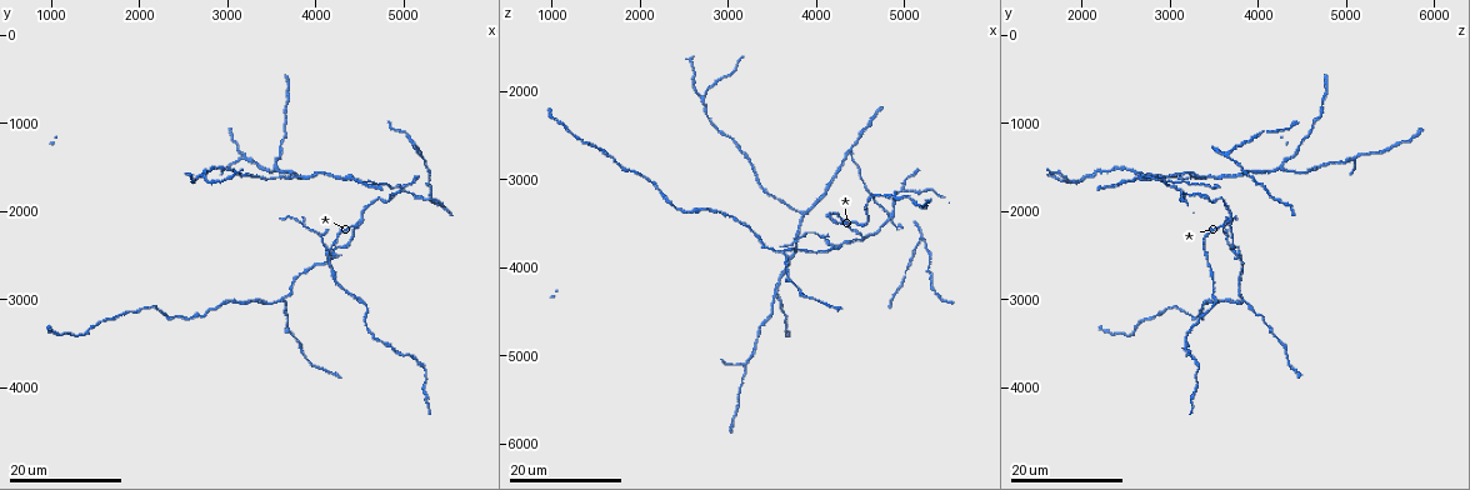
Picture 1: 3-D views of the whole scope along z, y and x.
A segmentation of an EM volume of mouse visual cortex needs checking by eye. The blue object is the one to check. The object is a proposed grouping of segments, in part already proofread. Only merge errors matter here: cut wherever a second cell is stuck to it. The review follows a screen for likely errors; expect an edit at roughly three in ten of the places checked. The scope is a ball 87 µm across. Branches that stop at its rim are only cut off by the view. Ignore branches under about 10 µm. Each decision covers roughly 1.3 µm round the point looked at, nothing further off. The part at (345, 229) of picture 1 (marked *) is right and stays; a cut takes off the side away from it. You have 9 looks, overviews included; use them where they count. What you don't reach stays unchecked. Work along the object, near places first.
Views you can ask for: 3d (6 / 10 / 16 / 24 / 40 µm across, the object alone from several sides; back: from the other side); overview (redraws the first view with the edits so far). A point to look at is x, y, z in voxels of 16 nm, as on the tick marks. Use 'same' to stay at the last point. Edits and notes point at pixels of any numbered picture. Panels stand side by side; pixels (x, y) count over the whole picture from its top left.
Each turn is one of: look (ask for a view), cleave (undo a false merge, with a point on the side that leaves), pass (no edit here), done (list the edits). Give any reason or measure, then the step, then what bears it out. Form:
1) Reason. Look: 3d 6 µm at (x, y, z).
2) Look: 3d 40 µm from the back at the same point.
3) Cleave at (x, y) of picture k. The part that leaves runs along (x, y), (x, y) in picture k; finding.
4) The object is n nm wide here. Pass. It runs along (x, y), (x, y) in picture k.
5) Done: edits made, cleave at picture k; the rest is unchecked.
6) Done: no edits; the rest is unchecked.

Small branch off a trunk. Look: 3d 16 µm at (4500, 2100, 3700).

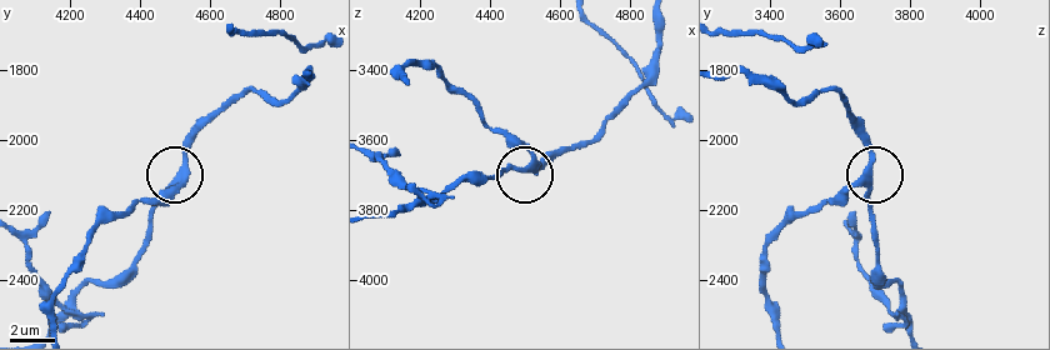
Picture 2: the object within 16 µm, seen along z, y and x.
Closer look. Look: 3d 6 µm at (4490, 2120, 3690).

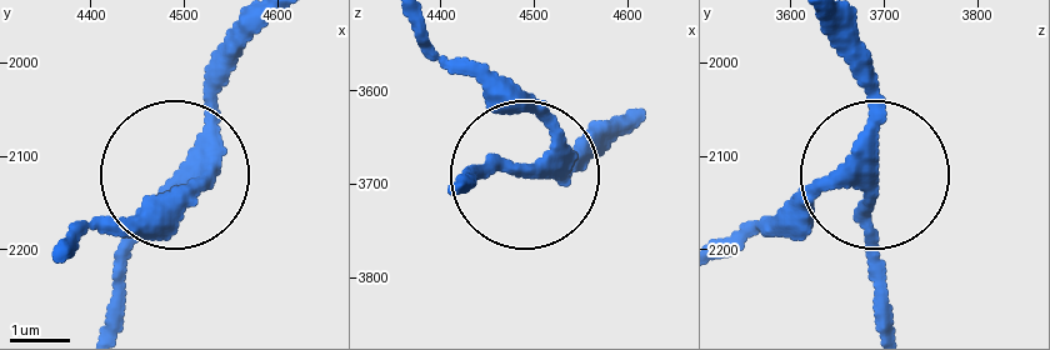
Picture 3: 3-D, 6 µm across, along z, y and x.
Look: 3d 6 µm from the back at (4495, 2120, 3685).

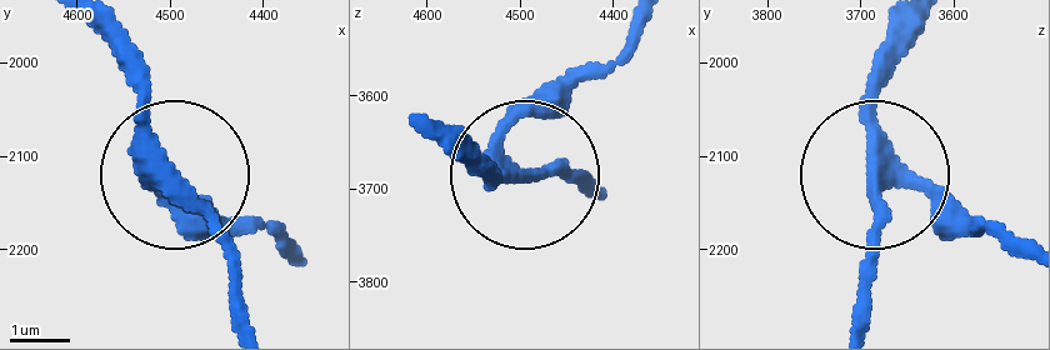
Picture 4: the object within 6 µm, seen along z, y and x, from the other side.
The object is 290 nm wide here. Pass. Continuous, no second cell.

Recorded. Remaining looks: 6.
Three-way junction. Look: 3d 16 µm at (3500, 1450, 4250).

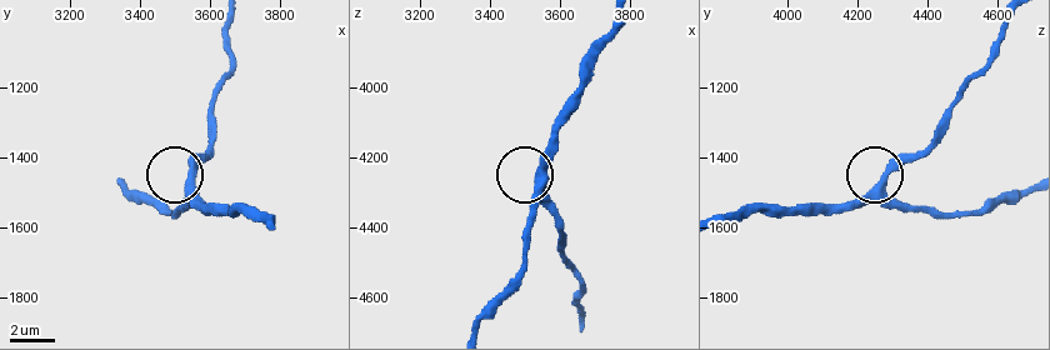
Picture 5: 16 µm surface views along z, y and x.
Look: 3d 6 µm at (3540, 1490, 4270).

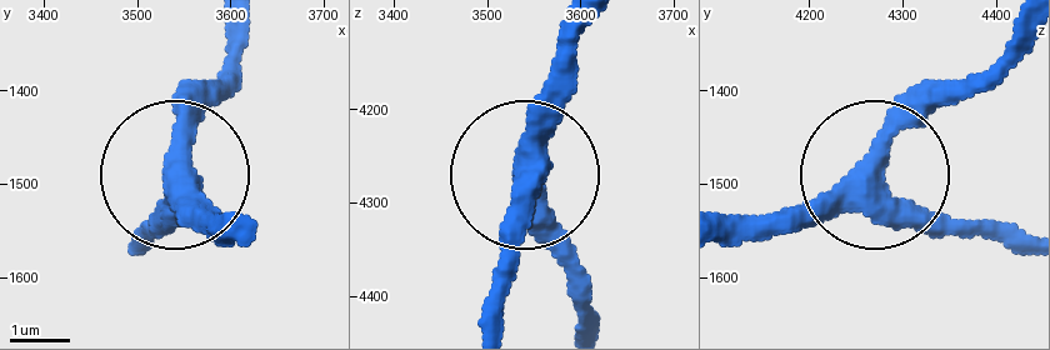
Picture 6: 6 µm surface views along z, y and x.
Pass. Continuous, no second cell.

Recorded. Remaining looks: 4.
Arms part here. Look: 3d 16 µm at (3200, 1400, 5150).

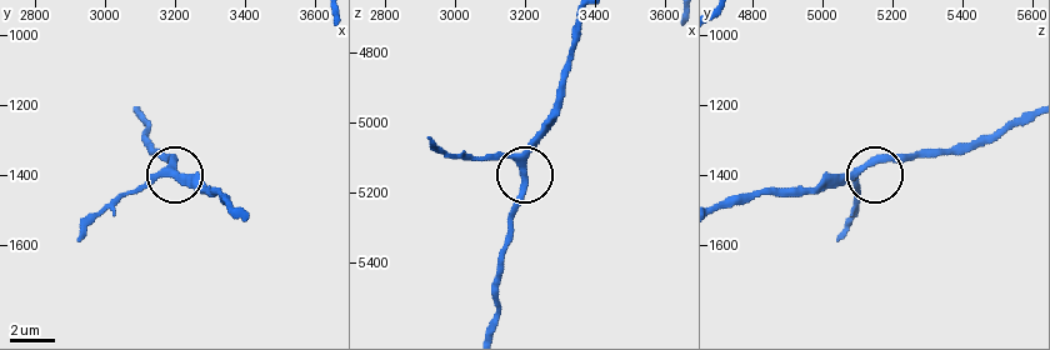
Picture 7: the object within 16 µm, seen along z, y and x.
Look: 3d 6 µm at (3180, 1380, 5110).

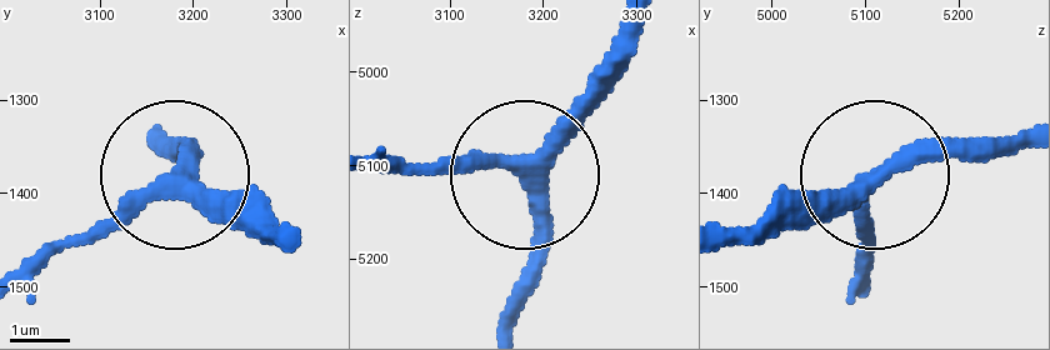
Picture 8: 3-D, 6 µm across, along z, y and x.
Pass. It runs along (720, 248), (809, 228), (884, 168), (1014, 143) in picture 8; continuous, no second cell.

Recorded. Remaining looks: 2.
A fork. Look: 3d 16 µm at (3850, 1600, 3400).

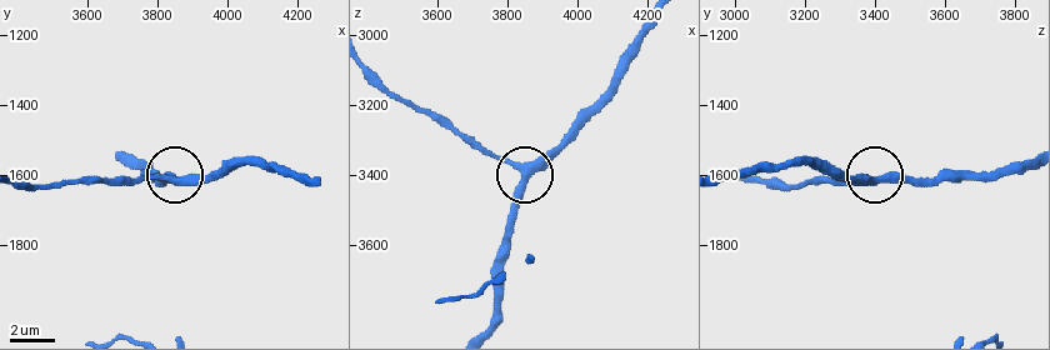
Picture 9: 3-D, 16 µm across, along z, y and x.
Look: 3d 6 µm at (3850, 1610, 3400).

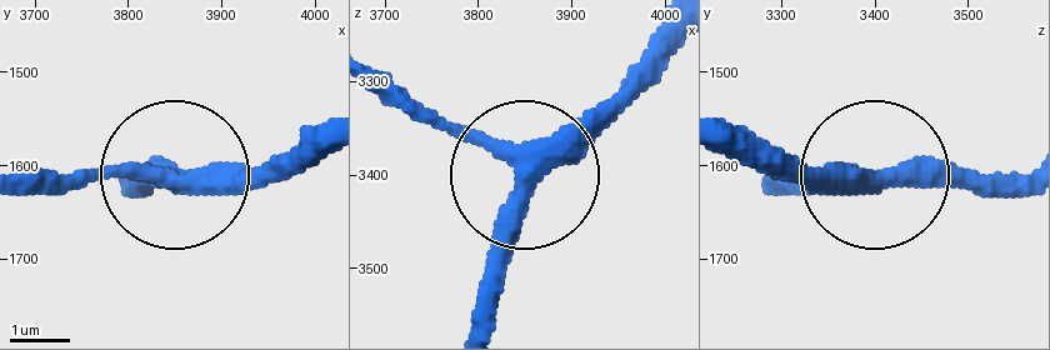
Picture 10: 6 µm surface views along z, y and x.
Pass. It runs along (320, 138), (245, 168), (26, 183) in picture 10; all the same cell.

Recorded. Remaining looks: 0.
Done: no edits; the rest is unchecked.

